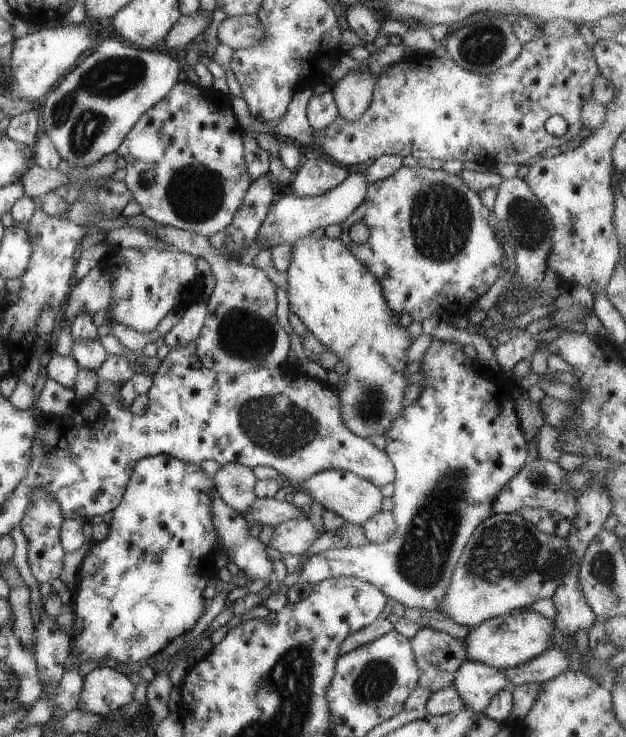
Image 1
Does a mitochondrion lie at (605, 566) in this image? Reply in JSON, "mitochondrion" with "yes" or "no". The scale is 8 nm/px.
{"mitochondrion":"yes"}

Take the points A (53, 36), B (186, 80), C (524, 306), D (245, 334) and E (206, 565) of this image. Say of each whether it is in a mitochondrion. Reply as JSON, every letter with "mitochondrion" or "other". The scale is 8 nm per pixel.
{"A":"other","B":"other","C":"other","D":"mitochondrion","E":"other"}

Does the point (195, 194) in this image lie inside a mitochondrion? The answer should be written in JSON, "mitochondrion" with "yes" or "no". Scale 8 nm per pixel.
{"mitochondrion":"yes"}

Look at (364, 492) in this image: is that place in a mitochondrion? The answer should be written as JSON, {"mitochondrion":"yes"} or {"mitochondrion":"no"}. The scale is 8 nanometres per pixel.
{"mitochondrion":"no"}

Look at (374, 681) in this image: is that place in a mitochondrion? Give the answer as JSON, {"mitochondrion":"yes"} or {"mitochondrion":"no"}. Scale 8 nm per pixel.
{"mitochondrion":"yes"}

